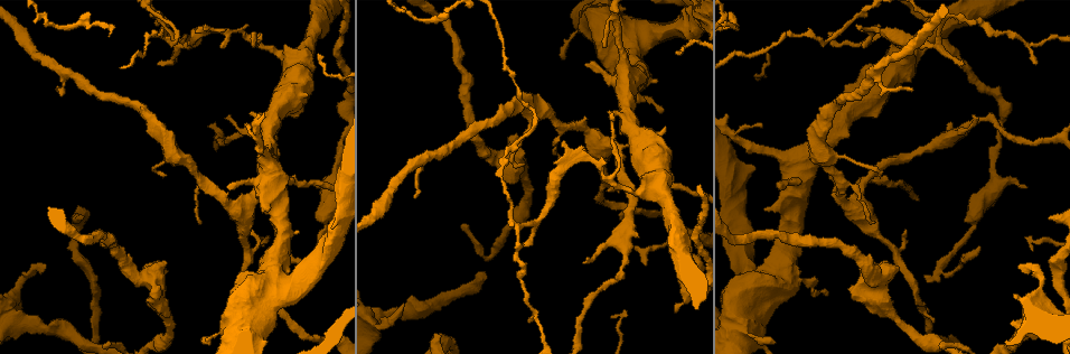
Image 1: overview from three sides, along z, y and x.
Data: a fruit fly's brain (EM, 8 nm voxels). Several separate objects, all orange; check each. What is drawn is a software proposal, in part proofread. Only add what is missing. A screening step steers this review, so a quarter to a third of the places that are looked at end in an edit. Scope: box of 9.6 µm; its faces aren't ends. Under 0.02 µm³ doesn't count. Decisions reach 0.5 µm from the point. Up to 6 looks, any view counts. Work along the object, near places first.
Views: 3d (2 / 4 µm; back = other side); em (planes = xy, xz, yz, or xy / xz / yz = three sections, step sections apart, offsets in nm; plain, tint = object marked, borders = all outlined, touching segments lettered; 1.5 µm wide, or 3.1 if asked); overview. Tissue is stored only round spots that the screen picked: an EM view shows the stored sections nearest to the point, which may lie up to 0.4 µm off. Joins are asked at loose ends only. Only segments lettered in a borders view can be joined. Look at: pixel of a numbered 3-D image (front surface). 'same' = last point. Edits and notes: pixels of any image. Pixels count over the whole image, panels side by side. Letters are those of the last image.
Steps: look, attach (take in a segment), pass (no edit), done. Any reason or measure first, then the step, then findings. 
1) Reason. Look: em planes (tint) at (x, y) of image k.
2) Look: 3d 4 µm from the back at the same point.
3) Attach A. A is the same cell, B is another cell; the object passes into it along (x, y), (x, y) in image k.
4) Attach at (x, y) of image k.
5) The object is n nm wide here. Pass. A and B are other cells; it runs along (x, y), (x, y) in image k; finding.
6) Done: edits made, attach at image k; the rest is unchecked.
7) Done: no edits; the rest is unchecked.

Tapers out. Look: em yz step 4 (borders) at (880, 173) of image 1.

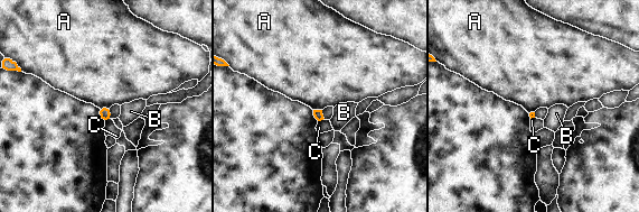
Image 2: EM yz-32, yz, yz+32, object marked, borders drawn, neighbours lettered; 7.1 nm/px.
Another direction. Look: em planes (borders) at the same point.

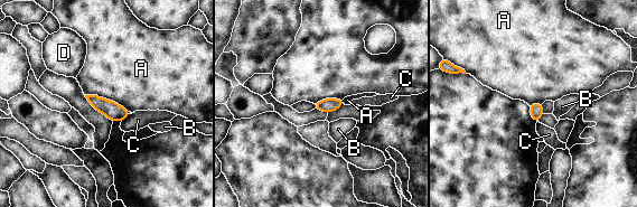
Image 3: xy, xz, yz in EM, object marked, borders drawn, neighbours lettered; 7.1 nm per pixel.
Pass. A, B, C and D are other cells; no lettered segment goes on from it.

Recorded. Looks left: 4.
Tapers out. Look: 3d 4 µm at (161, 63) of image 1.

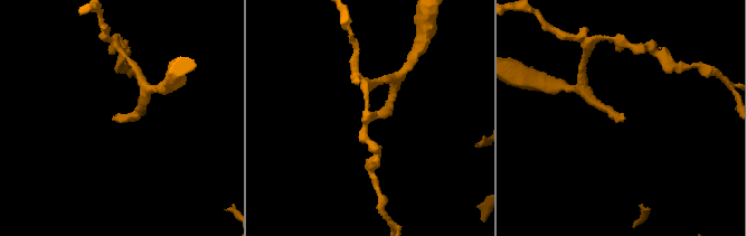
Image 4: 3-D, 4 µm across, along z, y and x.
Now the EM. Look: em yz step 8 (borders) at (620, 115) of image 4.

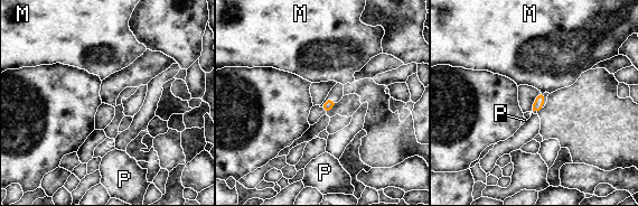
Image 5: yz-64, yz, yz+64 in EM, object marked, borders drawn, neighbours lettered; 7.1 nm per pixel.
Cut it another way. Look: em planes (borders) at the same point.

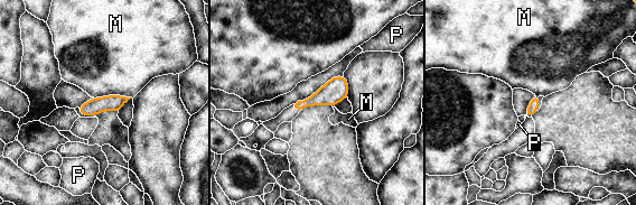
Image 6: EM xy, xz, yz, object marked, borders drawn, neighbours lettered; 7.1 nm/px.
Pass. M and P are other cells; a border runs along (93, 96), (124, 95), (132, 98) in image 6; none of them fits.

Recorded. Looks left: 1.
Done: no edits; the rest is unchecked.

